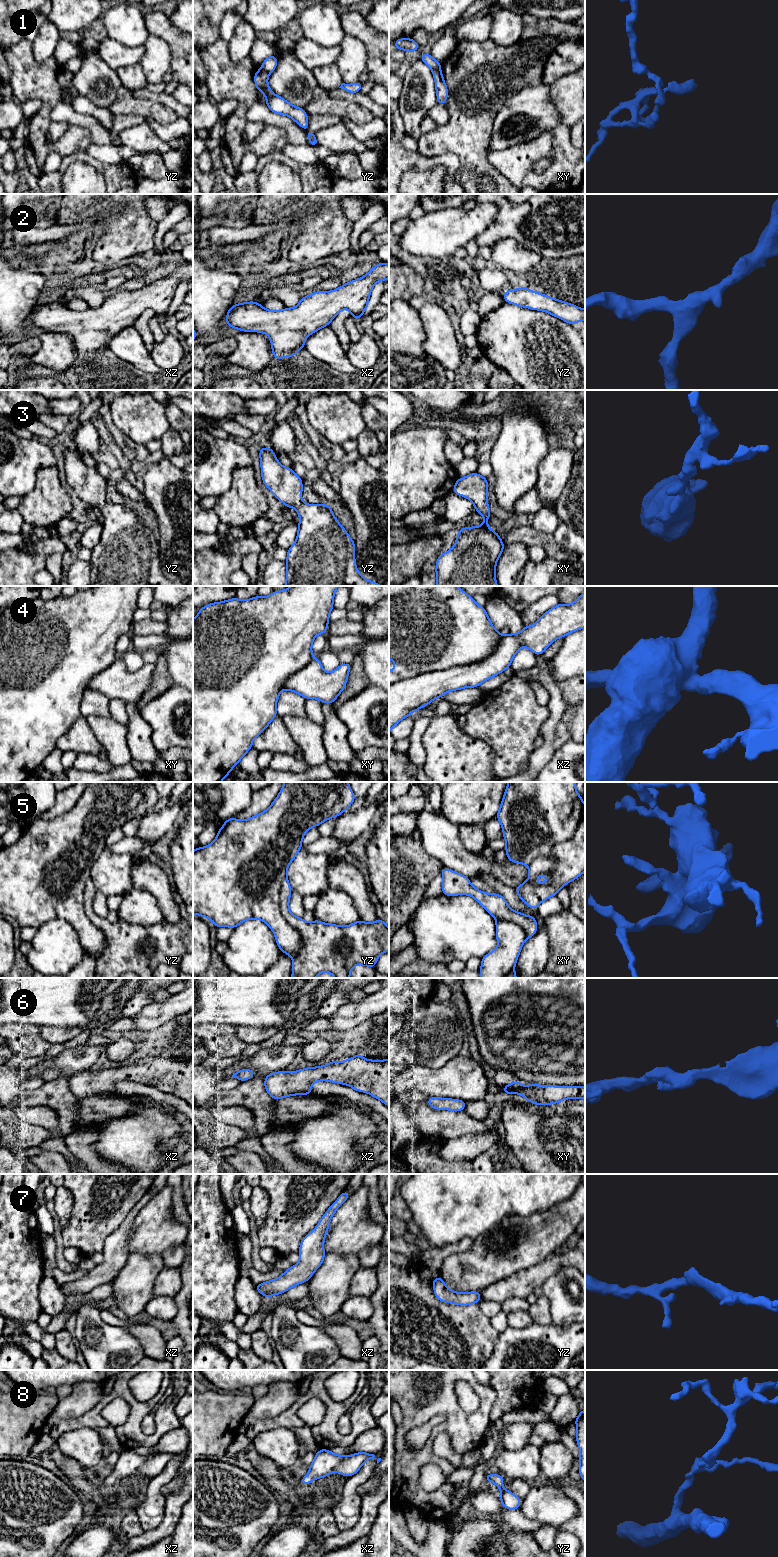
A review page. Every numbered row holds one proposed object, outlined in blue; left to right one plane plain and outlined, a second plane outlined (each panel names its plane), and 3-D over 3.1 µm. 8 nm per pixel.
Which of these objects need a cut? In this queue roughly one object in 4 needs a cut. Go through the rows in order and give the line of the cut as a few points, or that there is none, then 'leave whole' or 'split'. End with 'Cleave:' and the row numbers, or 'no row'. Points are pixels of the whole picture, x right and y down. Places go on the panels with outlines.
1: cut yz (261, 68), (268, 73); split
2: cut none; leave whole
3: cut none; leave whole
4: cut xz (503, 636), (488, 655), (475, 662), (422, 672), (389, 684); split
5: cut yz (286, 877), (279, 893), (280, 912), (302, 941), (294, 960); split
6: cut none; leave whole
7: cut none; leave whole
8: cut none; leave whole
Cleave: 1, 4, 5

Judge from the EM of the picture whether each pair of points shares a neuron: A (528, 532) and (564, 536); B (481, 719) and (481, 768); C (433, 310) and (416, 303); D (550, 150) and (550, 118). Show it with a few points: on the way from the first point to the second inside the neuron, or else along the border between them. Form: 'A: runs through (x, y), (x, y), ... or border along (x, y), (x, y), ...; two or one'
A: border along (551, 534), (562, 547), (570, 551); two
B: border along (462, 732), (485, 741), (493, 751), (494, 760); two
C: border along (425, 300), (424, 304), (417, 310); two
D: border along (560, 122), (529, 140); two

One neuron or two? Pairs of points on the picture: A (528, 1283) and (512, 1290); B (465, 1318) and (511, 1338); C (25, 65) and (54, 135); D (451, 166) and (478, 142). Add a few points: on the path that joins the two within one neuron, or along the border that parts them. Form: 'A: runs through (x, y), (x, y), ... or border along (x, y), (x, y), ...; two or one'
A: runs through (524, 1283), (516, 1286); one
B: border along (499, 1333), (490, 1355); two
C: border along (70, 126), (56, 140), (49, 141), (46, 138); two
D: border along (435, 155), (453, 153), (459, 160), (458, 172); two

